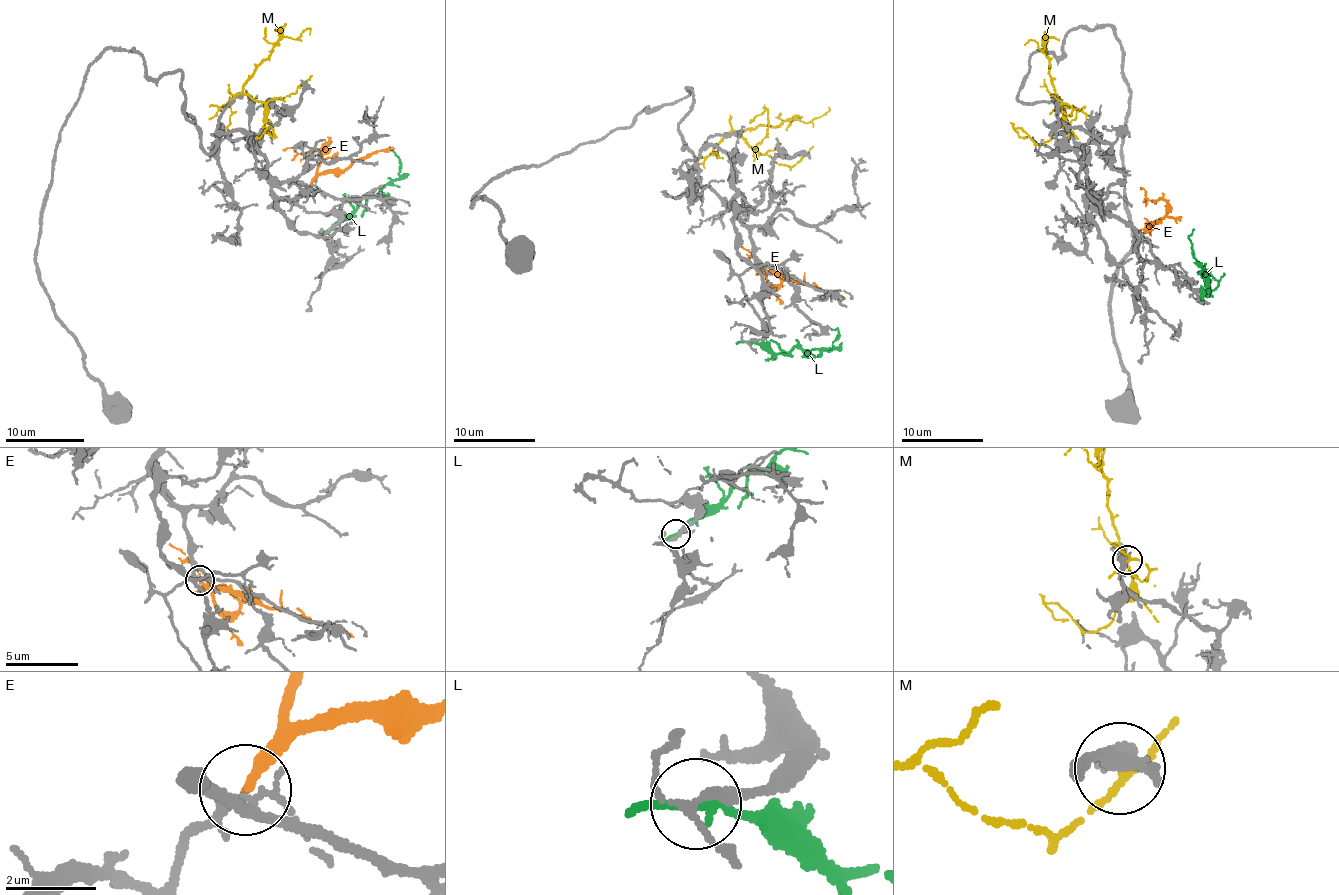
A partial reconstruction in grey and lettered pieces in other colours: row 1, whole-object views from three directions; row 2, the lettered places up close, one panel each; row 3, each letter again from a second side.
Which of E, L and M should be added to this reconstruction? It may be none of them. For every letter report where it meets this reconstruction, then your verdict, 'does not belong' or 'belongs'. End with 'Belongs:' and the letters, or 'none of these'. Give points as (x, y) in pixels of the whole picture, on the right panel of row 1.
E: (1143, 232) | belongs
L: (1200, 300) | does not belong
M: (1060, 104) | does not belong
Belongs: E

